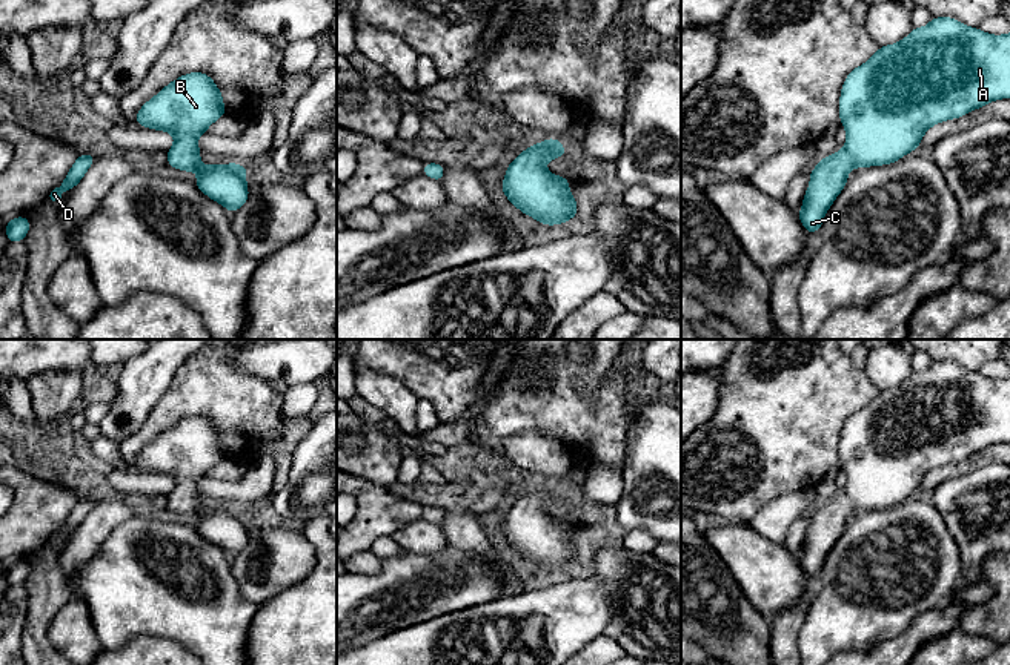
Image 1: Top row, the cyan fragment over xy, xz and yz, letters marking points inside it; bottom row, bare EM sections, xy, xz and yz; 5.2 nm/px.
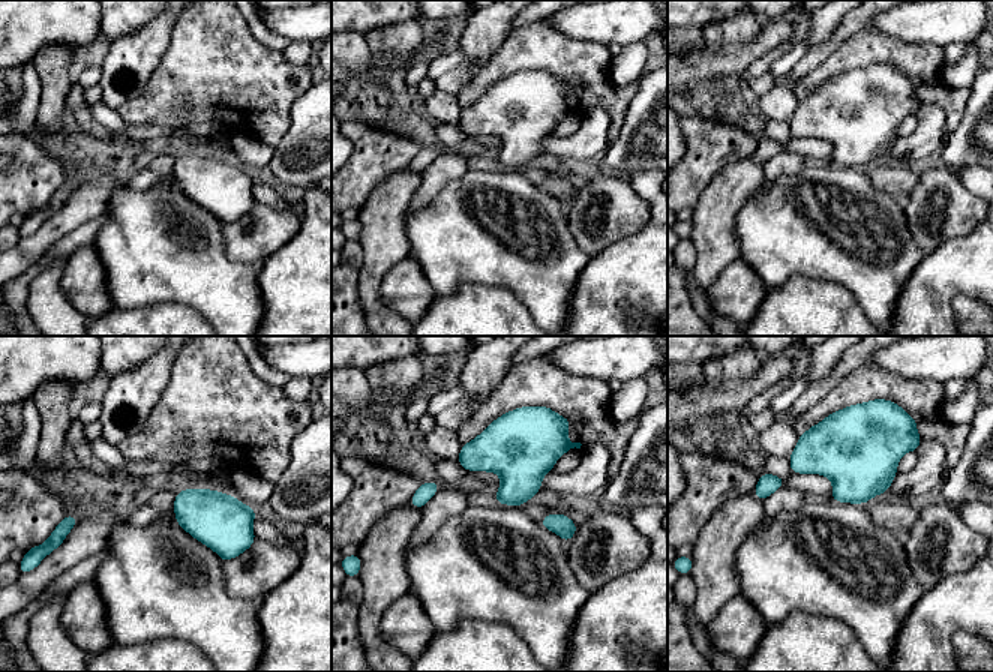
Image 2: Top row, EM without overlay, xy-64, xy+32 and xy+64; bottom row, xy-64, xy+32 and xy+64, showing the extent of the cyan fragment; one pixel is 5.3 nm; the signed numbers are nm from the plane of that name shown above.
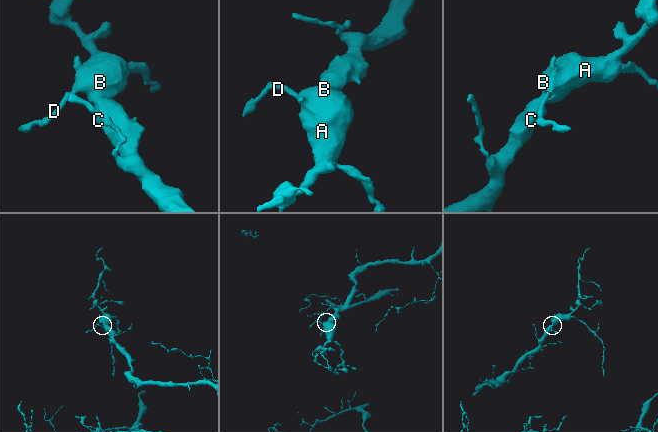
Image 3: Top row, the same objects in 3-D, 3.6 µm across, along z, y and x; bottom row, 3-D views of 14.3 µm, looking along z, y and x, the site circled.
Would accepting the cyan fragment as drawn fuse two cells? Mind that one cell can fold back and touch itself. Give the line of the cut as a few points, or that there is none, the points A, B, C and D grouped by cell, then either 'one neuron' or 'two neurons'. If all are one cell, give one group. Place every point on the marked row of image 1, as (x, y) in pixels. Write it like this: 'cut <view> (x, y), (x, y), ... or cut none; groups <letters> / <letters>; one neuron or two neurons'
cut none; groups A B C D; one neuron

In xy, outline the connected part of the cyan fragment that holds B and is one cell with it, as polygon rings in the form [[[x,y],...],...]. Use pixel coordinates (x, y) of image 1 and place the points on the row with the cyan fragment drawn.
[[[189,72],[148,100],[132,120],[148,129],[172,134],[175,143],[166,152],[166,163],[183,172],[197,170],[200,175],[194,180],[195,186],[232,213],[248,201],[249,167],[231,161],[224,166],[201,166],[197,144],[197,138],[226,114],[215,81],[206,72]]]

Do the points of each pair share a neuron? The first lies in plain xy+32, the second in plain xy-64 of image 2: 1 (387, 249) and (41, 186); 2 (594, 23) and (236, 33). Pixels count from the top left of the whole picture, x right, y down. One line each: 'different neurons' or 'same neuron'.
1: different neurons
2: different neurons

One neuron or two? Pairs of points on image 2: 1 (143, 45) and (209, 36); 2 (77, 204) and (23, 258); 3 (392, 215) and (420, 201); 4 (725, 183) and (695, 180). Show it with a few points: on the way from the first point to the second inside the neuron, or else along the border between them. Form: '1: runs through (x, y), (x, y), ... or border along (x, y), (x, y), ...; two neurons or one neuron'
1: border along (179, 15), (173, 26), (168, 47), (150, 74); two neurons
2: runs through (65, 218), (36, 246); one neuron
3: border along (420, 176), (420, 185), (402, 218); two neurons
4: border along (735, 159), (710, 182), (692, 210); two neurons

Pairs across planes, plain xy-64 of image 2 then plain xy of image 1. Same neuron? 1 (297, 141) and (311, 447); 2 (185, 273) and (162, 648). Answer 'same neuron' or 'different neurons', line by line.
1: same neuron
2: different neurons

